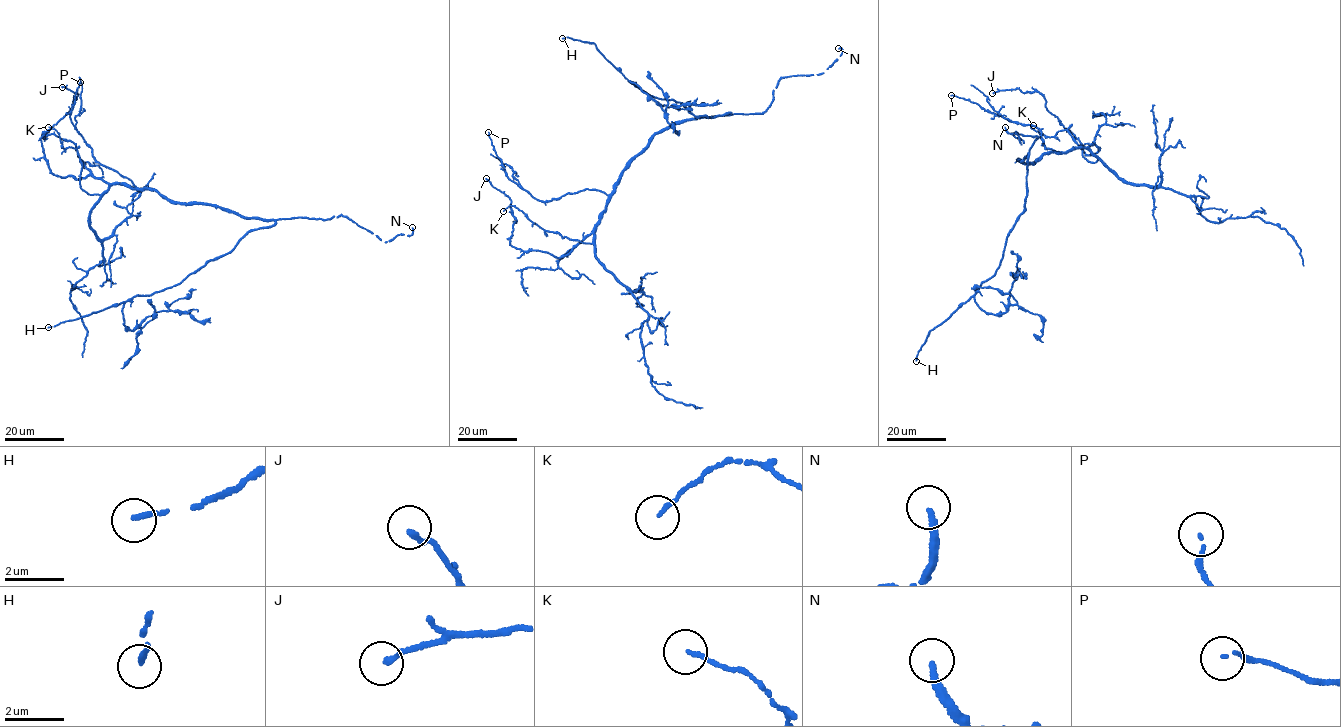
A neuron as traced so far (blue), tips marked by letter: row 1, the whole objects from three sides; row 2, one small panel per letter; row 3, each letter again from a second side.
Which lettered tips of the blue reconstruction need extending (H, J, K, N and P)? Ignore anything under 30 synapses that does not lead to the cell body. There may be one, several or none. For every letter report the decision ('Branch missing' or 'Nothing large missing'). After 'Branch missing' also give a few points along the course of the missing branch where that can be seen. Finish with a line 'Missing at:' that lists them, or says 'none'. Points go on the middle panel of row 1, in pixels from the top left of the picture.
H: Branch missing
J: Nothing large missing
K: Nothing large missing
N: Branch missing
P: Nothing large missing
Missing at: H, N

